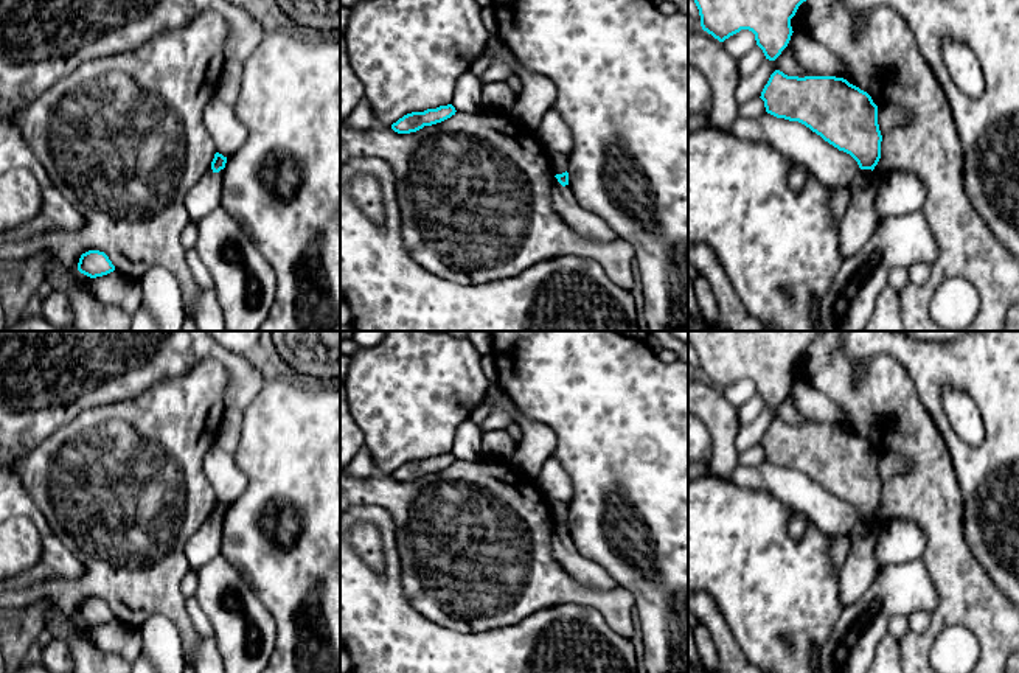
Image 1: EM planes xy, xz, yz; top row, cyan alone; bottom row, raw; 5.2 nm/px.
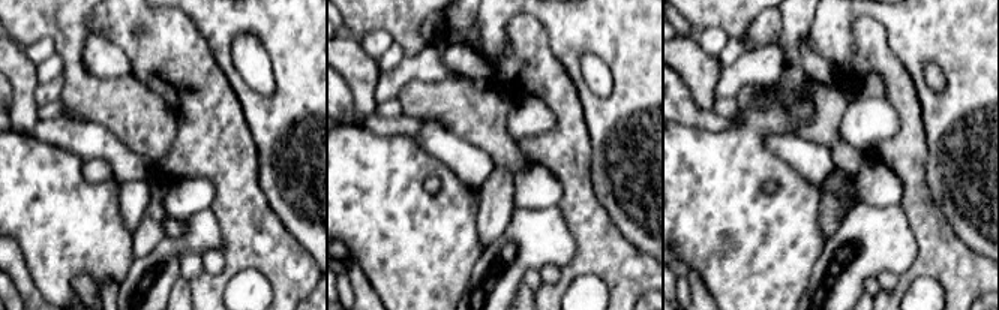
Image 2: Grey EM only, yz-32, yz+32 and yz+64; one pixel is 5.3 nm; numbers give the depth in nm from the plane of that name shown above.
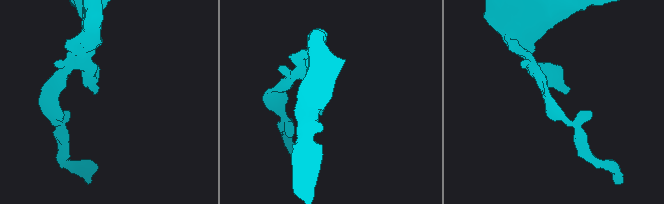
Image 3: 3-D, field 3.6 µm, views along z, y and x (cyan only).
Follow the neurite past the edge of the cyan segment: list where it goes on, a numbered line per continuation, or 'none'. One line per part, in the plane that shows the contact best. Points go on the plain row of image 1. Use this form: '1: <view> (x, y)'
none

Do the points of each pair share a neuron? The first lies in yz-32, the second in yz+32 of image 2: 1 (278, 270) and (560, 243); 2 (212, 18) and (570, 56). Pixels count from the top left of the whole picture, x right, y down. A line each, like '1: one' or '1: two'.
1: two
2: one

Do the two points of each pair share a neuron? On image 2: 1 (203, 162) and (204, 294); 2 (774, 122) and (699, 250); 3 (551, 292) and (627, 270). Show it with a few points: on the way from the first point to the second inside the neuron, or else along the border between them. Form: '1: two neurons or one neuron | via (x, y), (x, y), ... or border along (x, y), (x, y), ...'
1: one neuron | via (236, 192), (234, 262)
2: one neuron | via (741, 152), (726, 190), (726, 217)
3: one neuron | via (570, 274), (579, 265), (608, 265)

